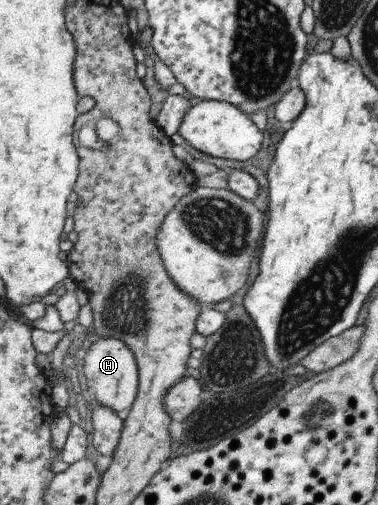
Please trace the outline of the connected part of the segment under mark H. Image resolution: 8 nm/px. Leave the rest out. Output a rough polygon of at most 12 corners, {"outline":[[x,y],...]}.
{"outline":[[98,337],[83,358],[86,397],[130,408],[137,364],[127,344]]}

